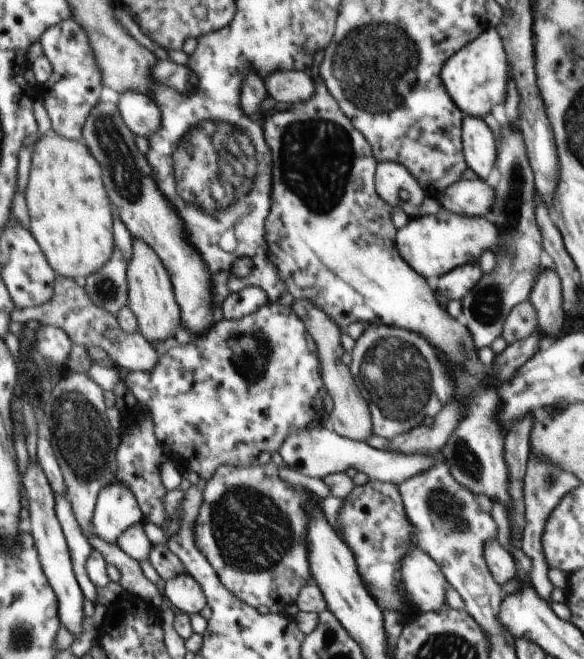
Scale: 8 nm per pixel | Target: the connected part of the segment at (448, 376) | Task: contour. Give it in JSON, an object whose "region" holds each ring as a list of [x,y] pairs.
{"region":[[[381,323],[366,324],[362,334],[354,342],[350,357],[350,373],[363,400],[367,403],[373,435],[389,440],[412,428],[419,428],[425,416],[427,418],[436,416],[454,396],[452,369],[438,359],[434,348],[423,337],[415,333]]]}

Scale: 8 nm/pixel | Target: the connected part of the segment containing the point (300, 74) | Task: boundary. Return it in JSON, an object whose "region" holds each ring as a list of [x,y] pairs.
{"region":[[[275,71],[262,77],[266,96],[281,104],[305,102],[313,94],[313,82],[305,71]]]}

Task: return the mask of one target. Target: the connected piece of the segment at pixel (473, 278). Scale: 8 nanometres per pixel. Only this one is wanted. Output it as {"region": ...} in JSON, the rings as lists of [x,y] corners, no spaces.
{"region":[[[477,262],[455,267],[453,271],[449,271],[437,279],[435,292],[447,301],[460,301],[475,288],[477,282],[483,277],[479,270],[481,269]]]}

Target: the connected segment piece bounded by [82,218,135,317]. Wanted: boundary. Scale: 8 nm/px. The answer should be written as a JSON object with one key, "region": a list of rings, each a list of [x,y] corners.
{"region":[[[121,218],[119,220],[115,220],[114,254],[98,275],[89,275],[82,281],[92,302],[115,317],[130,304],[128,266],[135,239]]]}

